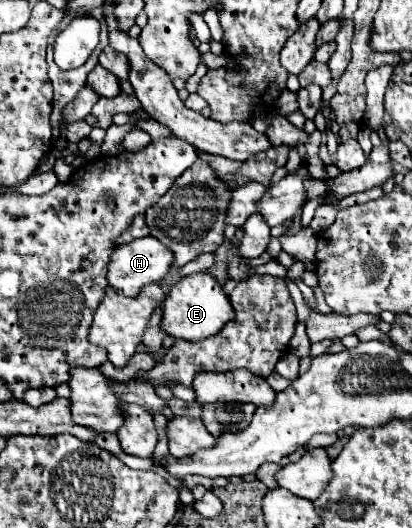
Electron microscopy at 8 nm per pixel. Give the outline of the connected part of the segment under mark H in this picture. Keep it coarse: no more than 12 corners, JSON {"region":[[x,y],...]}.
{"region":[[151,236],[119,244],[107,266],[117,294],[163,280],[173,254]]}

